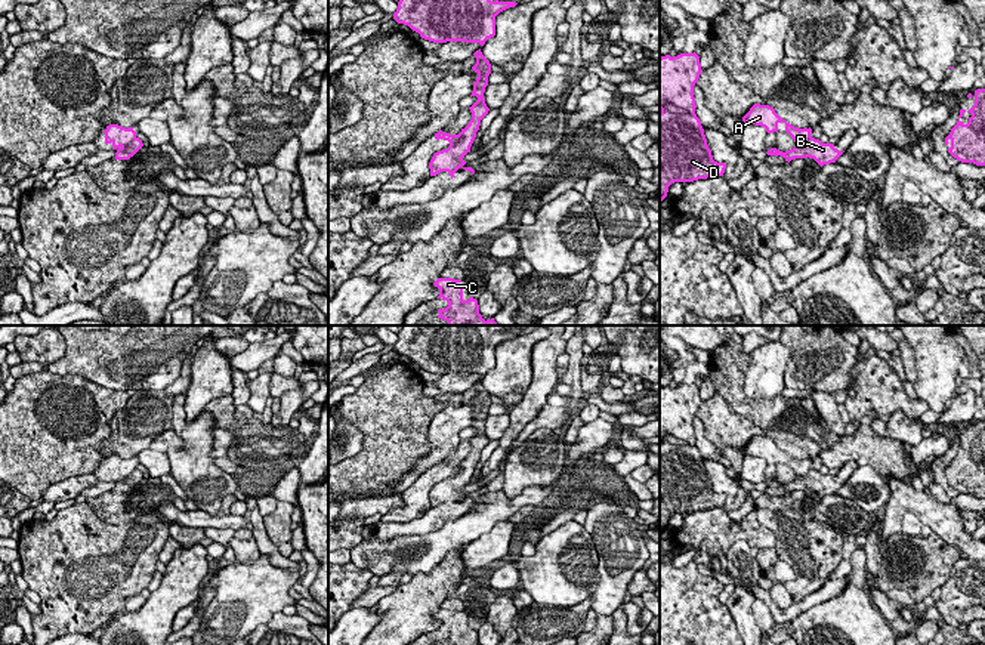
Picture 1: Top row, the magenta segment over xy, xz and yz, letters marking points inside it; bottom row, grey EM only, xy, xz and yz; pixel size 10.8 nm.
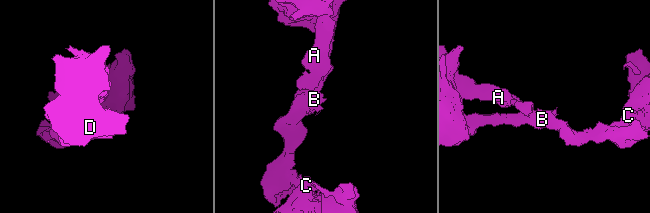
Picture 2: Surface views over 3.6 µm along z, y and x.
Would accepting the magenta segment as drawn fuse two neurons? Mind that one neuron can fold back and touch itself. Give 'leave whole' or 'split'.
split

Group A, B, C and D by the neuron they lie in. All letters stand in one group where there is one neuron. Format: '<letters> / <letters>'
A / B C D

